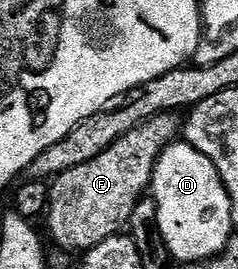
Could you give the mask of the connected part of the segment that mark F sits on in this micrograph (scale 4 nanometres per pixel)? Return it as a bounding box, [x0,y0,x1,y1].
[44,113,180,252]

